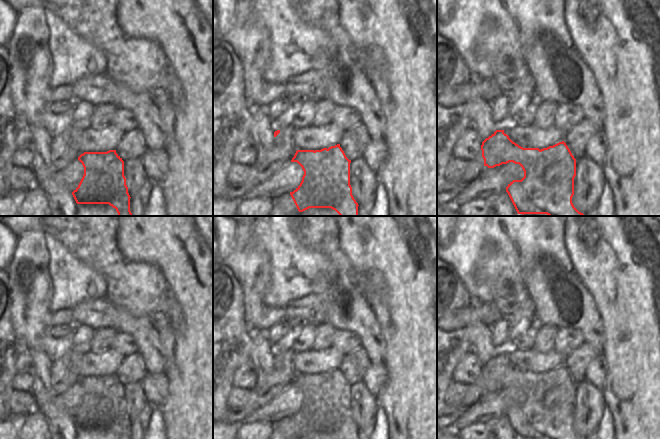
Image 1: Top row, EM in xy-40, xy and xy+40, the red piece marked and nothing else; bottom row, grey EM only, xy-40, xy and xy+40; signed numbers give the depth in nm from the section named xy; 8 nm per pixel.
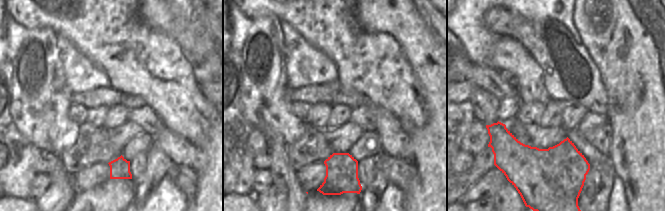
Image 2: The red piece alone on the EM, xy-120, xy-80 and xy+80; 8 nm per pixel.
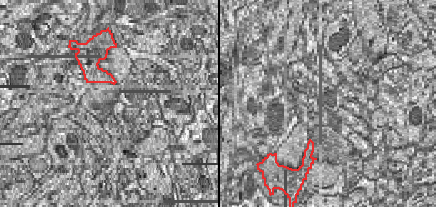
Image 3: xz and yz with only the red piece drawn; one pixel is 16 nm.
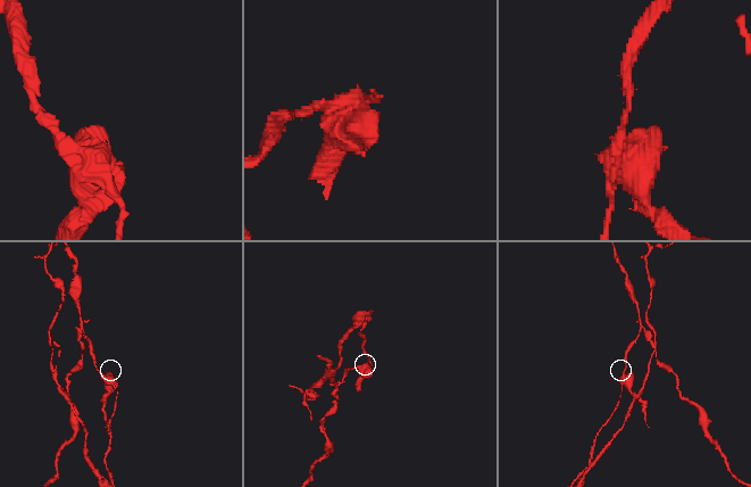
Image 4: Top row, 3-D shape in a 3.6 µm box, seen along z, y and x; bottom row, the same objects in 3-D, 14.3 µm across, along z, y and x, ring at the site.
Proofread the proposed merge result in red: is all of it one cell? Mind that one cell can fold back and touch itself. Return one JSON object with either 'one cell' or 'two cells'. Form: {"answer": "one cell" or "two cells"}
{"answer": "two cells"}

